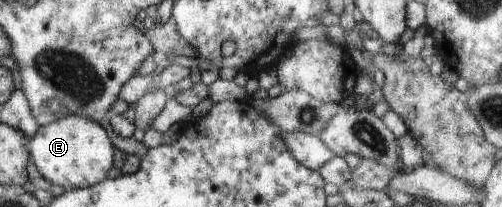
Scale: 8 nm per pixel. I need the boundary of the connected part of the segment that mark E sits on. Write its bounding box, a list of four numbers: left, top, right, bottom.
[30,115,113,190]

